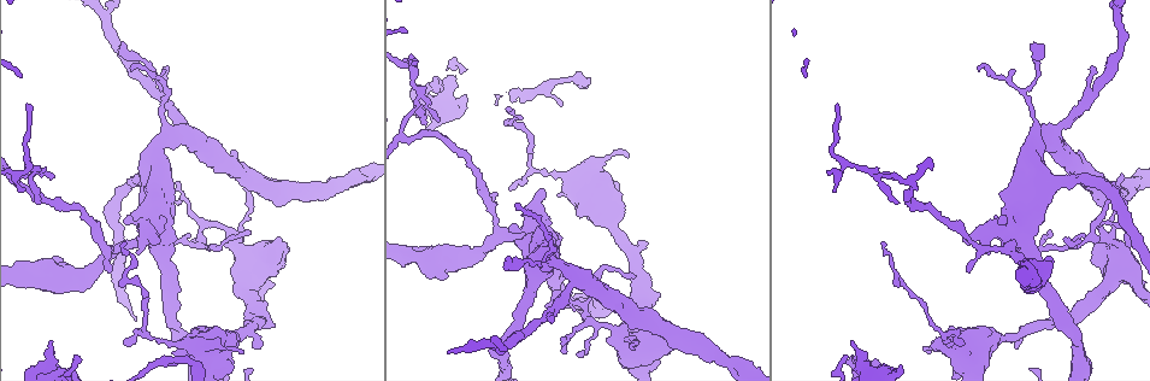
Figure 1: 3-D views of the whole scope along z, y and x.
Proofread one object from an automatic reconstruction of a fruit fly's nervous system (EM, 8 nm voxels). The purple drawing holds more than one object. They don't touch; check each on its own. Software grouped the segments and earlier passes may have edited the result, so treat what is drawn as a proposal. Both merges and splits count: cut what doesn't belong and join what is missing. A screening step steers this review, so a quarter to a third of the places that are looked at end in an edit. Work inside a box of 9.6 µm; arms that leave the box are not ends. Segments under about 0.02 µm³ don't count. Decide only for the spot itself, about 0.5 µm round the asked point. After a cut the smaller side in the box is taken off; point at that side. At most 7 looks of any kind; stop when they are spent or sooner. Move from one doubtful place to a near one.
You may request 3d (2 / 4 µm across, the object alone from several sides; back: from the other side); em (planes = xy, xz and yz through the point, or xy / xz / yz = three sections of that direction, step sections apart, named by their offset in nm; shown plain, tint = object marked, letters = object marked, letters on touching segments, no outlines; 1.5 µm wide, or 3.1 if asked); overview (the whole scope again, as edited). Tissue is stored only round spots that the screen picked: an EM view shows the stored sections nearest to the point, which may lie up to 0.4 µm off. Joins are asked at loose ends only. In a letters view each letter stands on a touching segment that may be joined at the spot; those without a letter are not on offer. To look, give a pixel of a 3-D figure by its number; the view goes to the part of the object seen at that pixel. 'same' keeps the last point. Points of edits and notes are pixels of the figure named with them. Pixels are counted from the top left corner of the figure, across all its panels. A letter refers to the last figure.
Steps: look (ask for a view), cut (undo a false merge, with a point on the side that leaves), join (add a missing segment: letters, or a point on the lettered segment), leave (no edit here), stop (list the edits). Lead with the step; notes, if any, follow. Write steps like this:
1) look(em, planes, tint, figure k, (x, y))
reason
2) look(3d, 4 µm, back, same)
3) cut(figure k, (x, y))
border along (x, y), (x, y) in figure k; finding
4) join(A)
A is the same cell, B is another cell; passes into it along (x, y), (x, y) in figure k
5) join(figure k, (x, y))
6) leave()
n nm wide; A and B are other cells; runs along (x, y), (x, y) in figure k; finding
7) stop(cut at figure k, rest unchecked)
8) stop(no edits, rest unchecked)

look(3d, 2 µm, figure 1, (117, 249))
abrupt turn

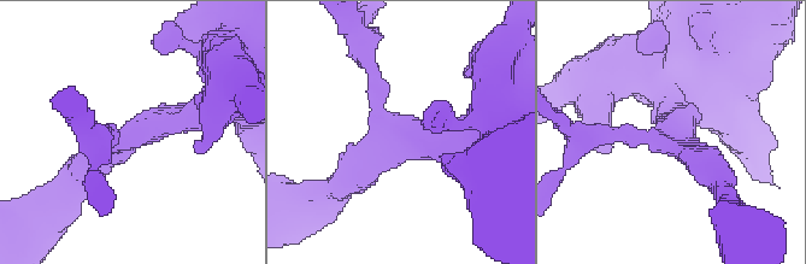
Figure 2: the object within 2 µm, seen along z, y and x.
look(em, planes, tint, figure 2, (390, 123))
need the tissue

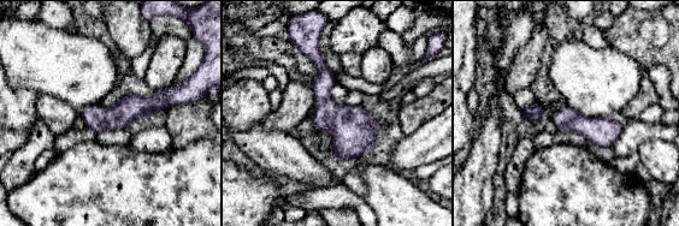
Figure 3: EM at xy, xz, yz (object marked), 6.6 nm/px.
look(em, planes, letters, same)
what lies round it

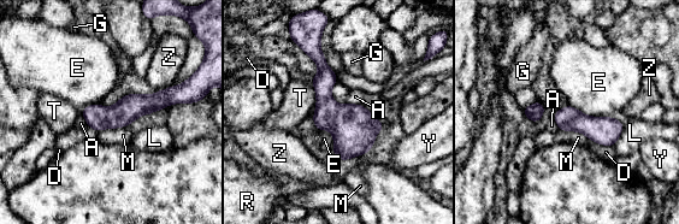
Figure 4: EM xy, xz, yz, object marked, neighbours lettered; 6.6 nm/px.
leave()
160 nm wide; A, D, E, G, L, M, R, T, Y and Z are other cells; runs along (313, 47), (326, 107), (360, 152) in figure 4; continuous, no second cell

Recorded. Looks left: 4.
look(3d, 2 µm, figure 1, (547, 304))
branch stops here

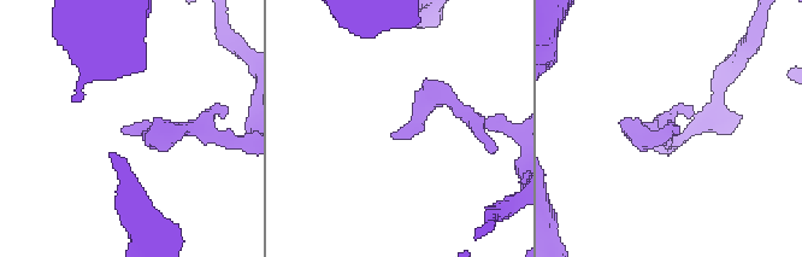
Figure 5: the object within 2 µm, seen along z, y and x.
look(em, planes, letters, figure 5, (393, 132))
need the tissue

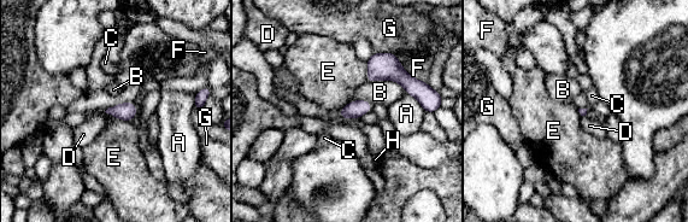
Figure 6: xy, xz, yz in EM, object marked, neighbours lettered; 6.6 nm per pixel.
leave()
A, B, C, D, E, F, G and H are other cells; border along (104, 111), (129, 122) in figure 6; none of them fits

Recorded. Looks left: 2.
look(em, planes, plain, figure 1, (49, 342))
an open end

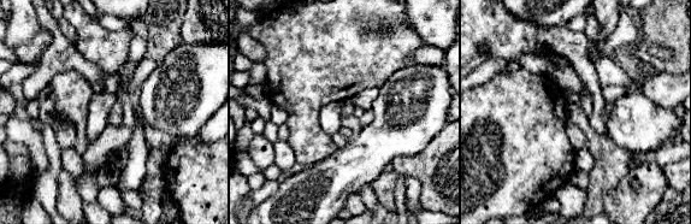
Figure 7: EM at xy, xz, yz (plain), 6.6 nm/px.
look(em, planes, letters, same)

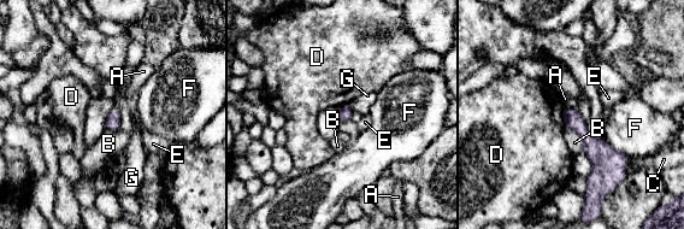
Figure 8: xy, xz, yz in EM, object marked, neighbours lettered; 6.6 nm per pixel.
leave()
90 nm wide; A, B, C, D, E, F and G are other cells; runs along (566, 110), (597, 151), (591, 185) in figure 8; none of them fits

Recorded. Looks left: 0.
stop(no edits, rest unchecked)

